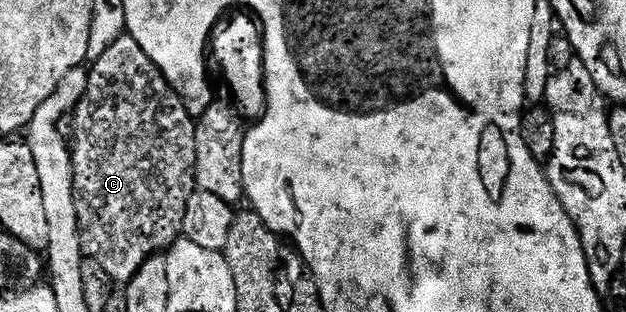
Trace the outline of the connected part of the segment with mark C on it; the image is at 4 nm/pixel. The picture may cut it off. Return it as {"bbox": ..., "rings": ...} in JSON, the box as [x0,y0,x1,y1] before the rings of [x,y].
{"bbox":[69,33,197,285],"rings":[[[126,33],[90,64],[87,88],[75,106],[74,115],[76,137],[69,146],[81,249],[84,256],[97,261],[116,284],[126,285],[147,259],[166,252],[182,236],[185,205],[189,205],[189,197],[197,189],[196,120],[185,109],[161,69],[153,65],[145,49]]]}

